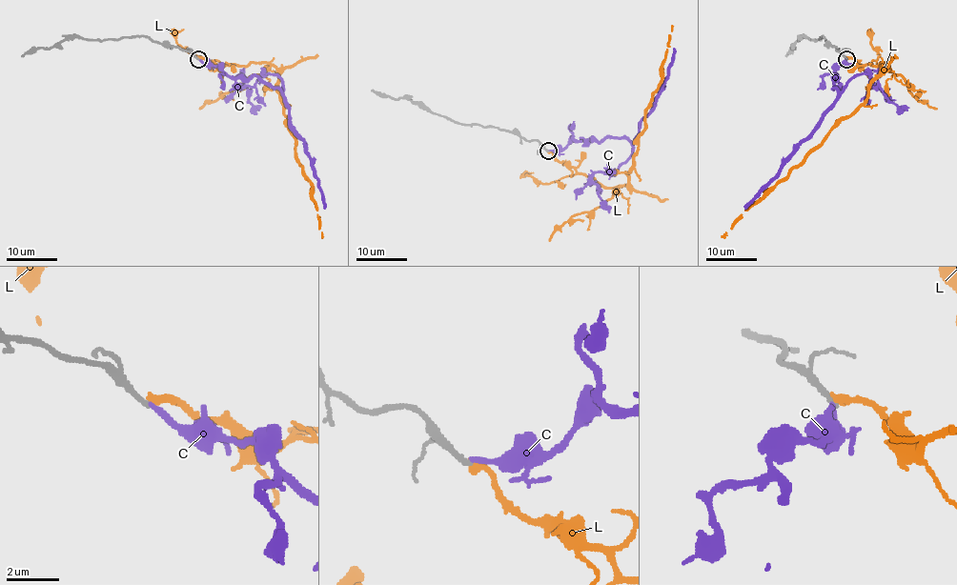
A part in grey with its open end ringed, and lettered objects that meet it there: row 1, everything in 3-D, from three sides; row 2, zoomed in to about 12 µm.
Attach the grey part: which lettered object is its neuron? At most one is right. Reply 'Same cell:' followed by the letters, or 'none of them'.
Same cell: none of them

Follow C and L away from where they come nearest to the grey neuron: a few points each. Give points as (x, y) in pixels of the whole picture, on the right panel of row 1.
C: (845, 59), (845, 63), (834, 70), (837, 79), (833, 77), (837, 94), (834, 105), (745, 209)
L: (845, 58), (852, 58), (863, 68), (883, 63), (865, 101), (744, 210), (724, 238)

